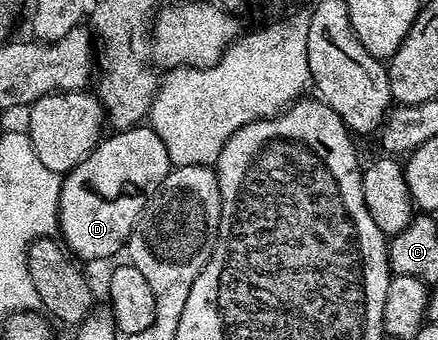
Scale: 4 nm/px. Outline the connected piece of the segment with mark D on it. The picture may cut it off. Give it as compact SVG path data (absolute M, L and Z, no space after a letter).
M140 123L134 129L115 131L110 135L104 136L94 151L62 178L58 232L63 233L62 244L83 263L103 261L126 246L127 238L138 223L143 208L173 168L169 151L165 151L165 143L161 143L161 135L157 135L150 124Z

